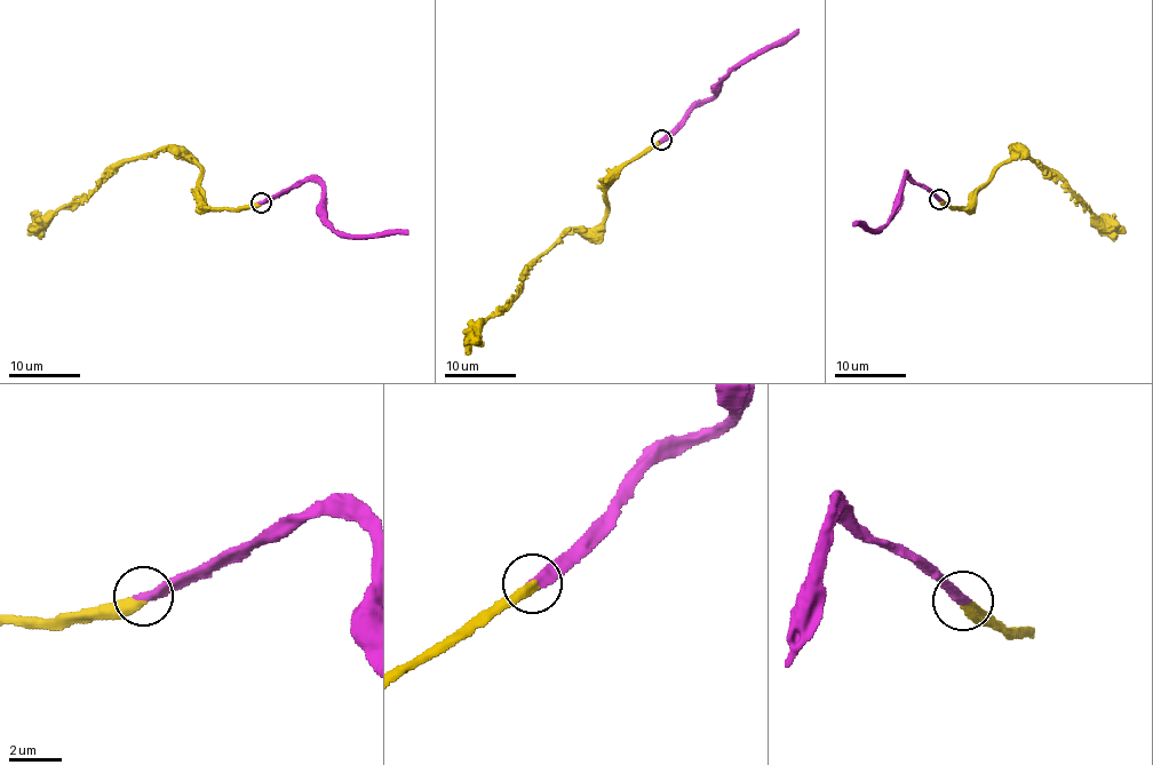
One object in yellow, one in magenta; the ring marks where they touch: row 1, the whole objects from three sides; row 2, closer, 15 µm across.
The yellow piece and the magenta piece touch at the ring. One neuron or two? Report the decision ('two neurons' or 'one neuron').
one neuron

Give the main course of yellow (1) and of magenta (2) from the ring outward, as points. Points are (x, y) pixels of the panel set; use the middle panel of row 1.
1: (662, 138), (613, 177), (604, 220), (563, 233), (526, 272), (522, 288), (480, 327), (468, 353)
2: (662, 138), (697, 106), (715, 95), (721, 81), (732, 70), (762, 50), (782, 45), (797, 30)

